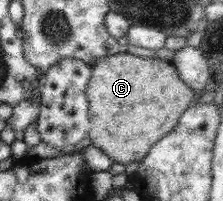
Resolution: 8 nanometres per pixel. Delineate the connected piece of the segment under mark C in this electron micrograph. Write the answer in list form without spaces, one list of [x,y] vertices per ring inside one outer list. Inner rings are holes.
[[[125,51],[100,58],[90,65],[91,79],[87,85],[86,97],[90,104],[92,127],[86,135],[90,144],[107,155],[112,162],[126,165],[141,160],[151,149],[150,145],[159,141],[179,123],[178,117],[192,105],[192,89],[178,79],[172,63],[154,58],[144,58]]]

